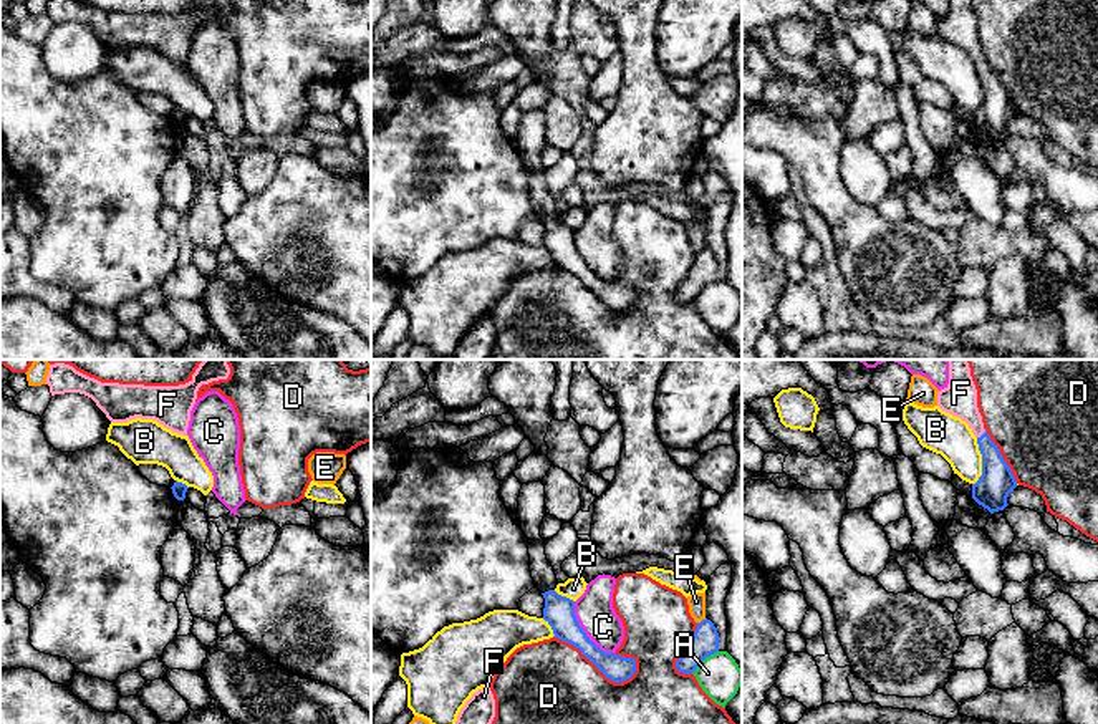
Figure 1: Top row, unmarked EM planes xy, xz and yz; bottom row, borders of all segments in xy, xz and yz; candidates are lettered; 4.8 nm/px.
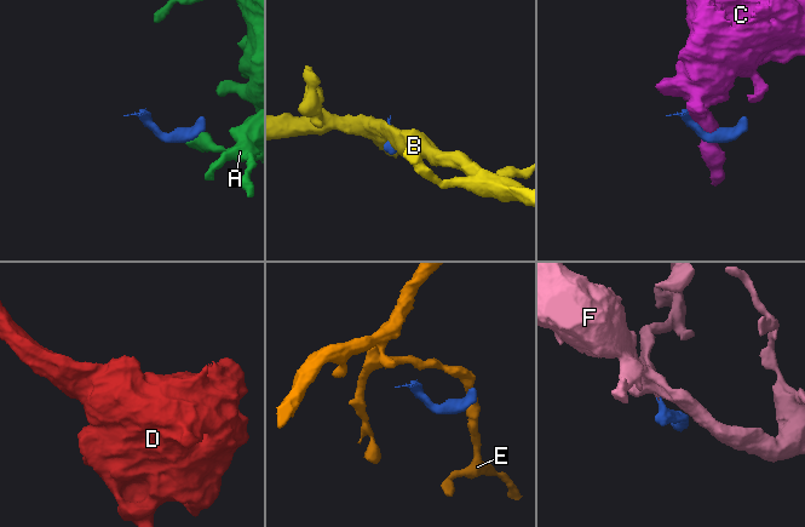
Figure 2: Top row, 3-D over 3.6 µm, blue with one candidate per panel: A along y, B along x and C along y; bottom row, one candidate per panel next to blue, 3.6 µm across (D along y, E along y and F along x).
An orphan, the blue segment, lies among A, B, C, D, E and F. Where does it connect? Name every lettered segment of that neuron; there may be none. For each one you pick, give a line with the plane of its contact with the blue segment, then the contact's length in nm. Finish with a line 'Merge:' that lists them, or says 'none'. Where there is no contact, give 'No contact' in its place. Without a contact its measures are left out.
F: Touches blue in yz. Shared border 70 nm
Merge: F

